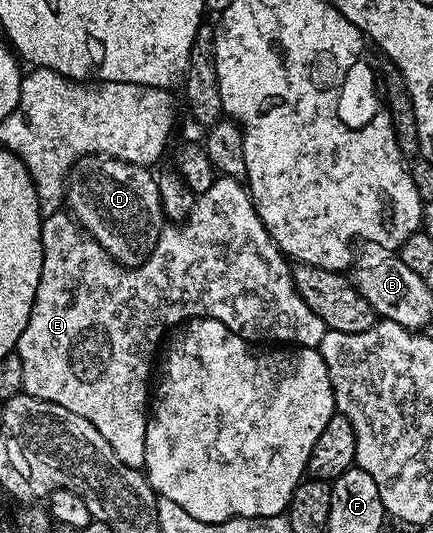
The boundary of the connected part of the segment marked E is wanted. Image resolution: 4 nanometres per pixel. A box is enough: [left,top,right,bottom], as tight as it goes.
[16,176,327,470]

